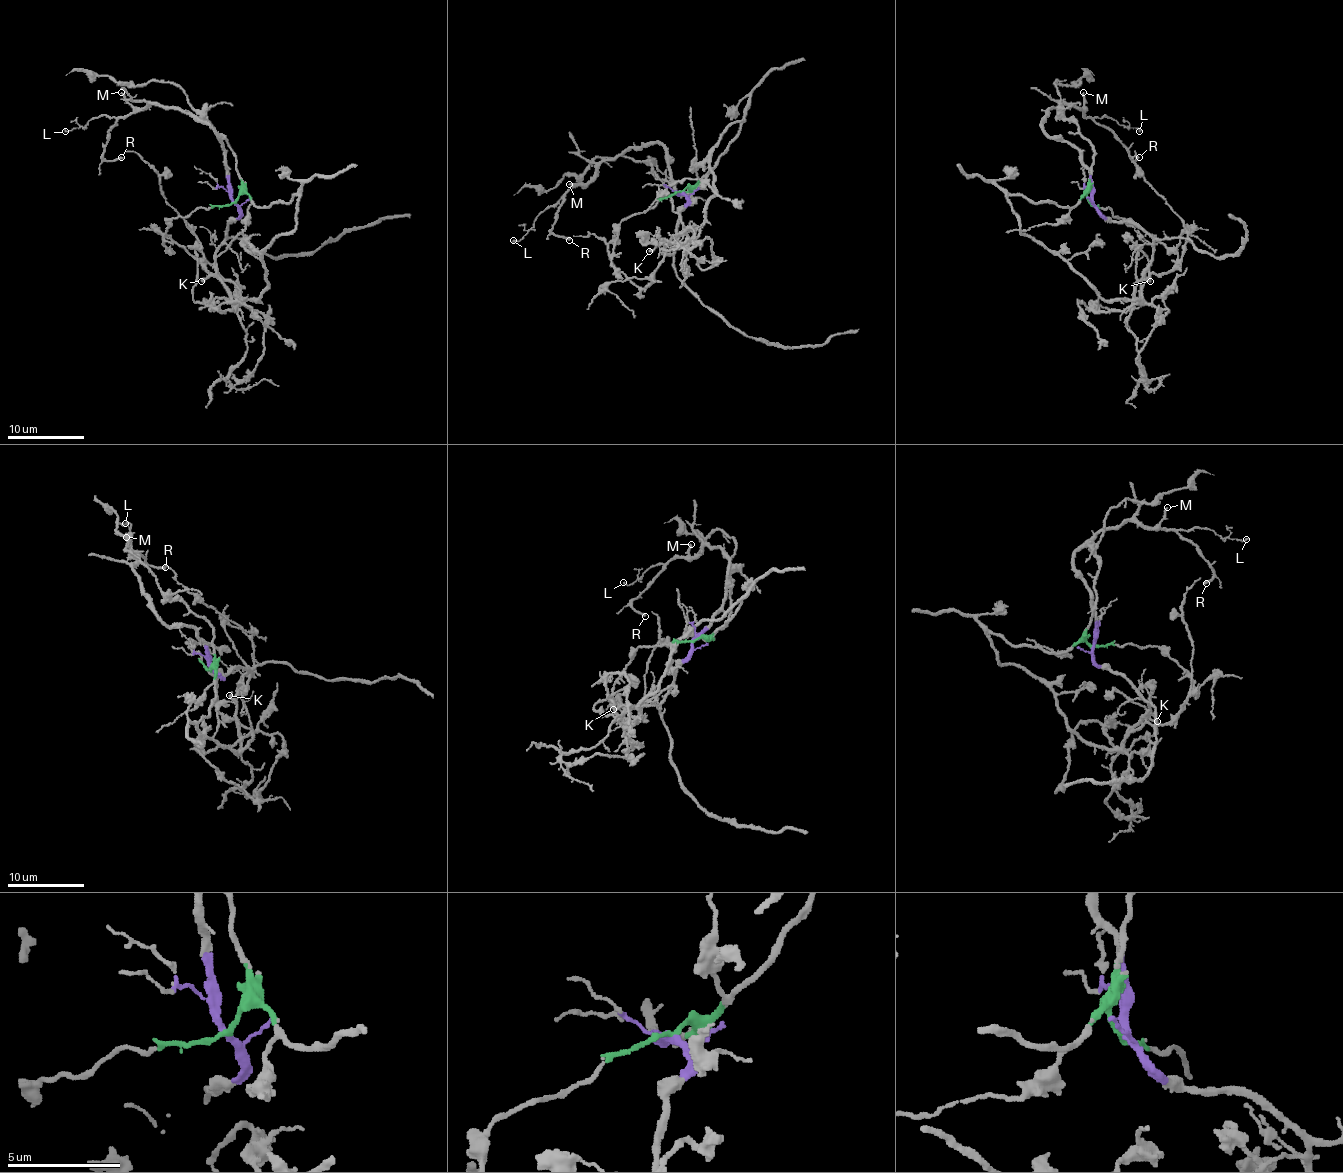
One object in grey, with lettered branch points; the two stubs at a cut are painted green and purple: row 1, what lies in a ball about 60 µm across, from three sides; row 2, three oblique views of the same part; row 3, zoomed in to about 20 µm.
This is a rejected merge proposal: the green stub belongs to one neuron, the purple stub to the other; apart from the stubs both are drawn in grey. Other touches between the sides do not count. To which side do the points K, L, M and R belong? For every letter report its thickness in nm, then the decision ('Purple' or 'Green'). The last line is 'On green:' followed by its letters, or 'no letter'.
K: Thickness 220 nm. Purple
L: Thickness 130 nm. Purple
M: Thickness 200 nm. Purple
R: Thickness 240 nm. Purple
On green: no letter

